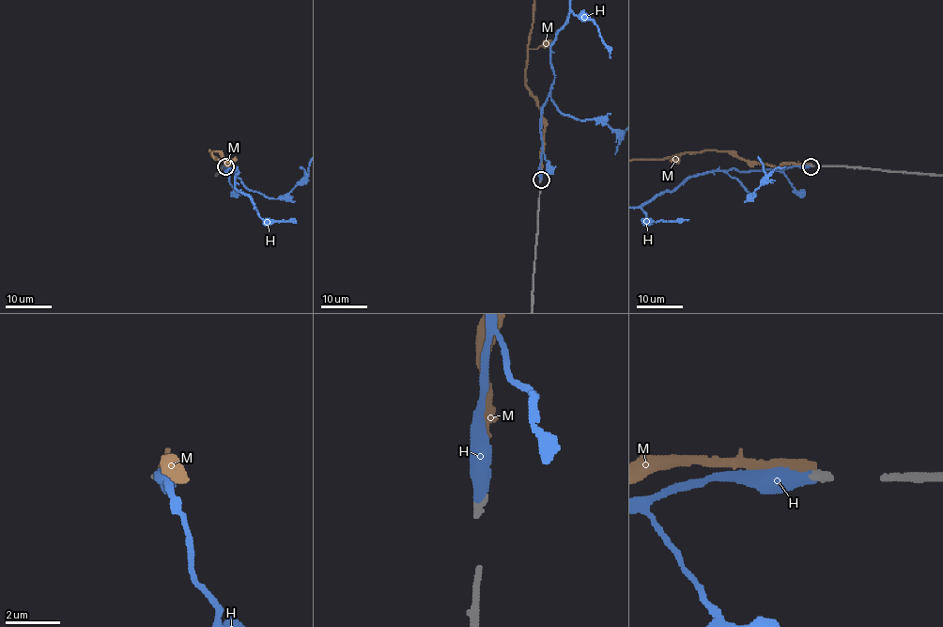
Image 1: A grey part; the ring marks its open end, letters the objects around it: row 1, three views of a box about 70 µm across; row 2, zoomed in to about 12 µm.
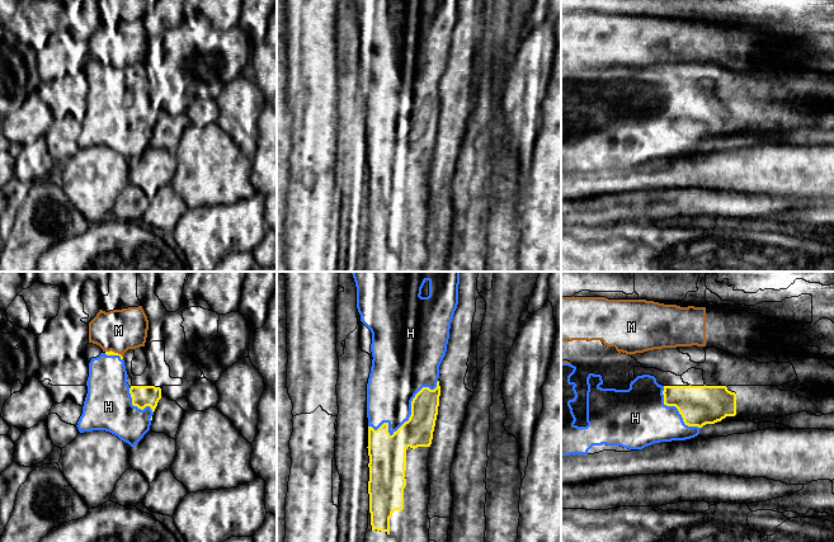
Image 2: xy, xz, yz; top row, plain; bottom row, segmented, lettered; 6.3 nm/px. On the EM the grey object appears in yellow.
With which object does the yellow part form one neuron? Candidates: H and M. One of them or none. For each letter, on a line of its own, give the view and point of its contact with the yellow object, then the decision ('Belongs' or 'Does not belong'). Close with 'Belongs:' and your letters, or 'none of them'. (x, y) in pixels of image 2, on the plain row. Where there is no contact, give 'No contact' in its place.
H: Touches yellow at xz (409, 133). Belongs
M: Touches yellow at xy (113, 67). Does not belong
Belongs: H

